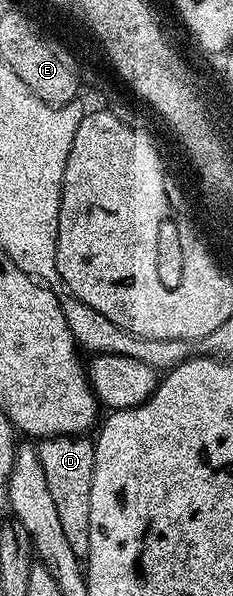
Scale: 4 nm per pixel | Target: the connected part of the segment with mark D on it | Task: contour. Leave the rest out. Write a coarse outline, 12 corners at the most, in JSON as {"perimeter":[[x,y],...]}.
{"perimeter":[[84,435],[36,445],[70,547],[94,545],[94,451]]}

